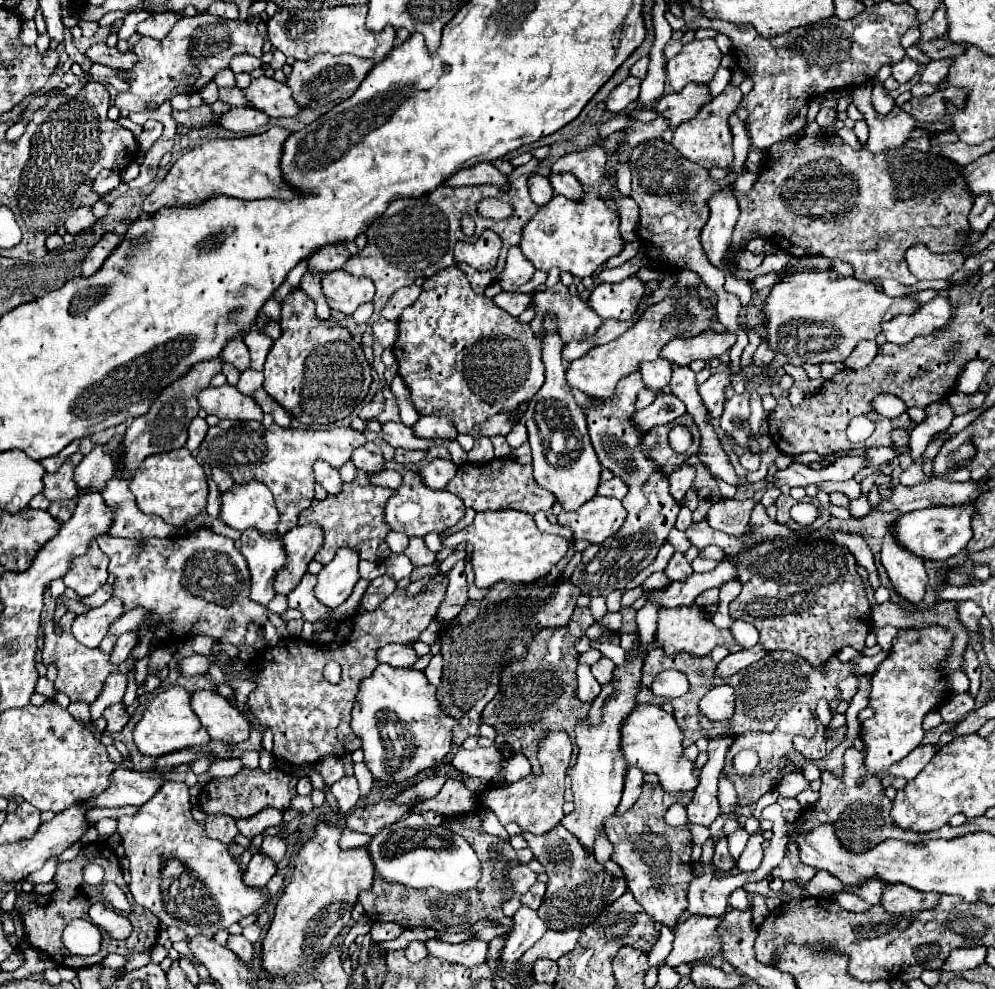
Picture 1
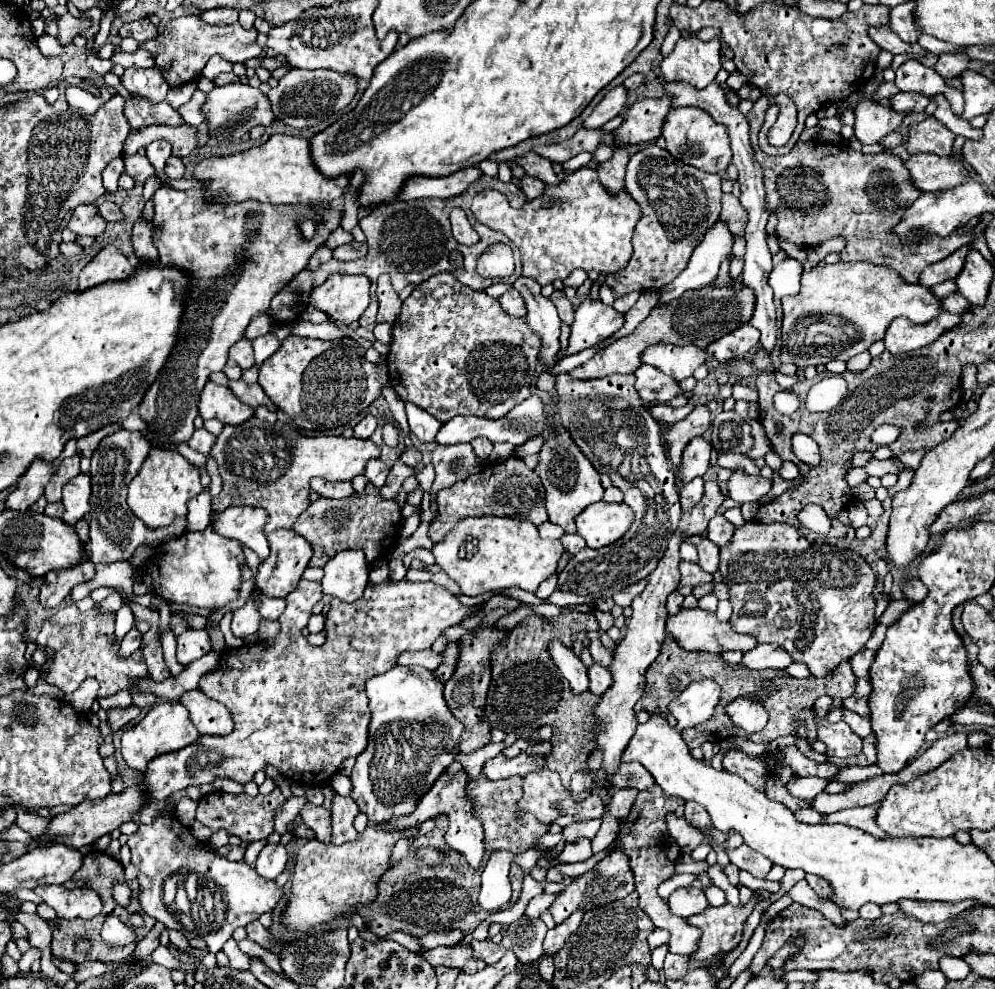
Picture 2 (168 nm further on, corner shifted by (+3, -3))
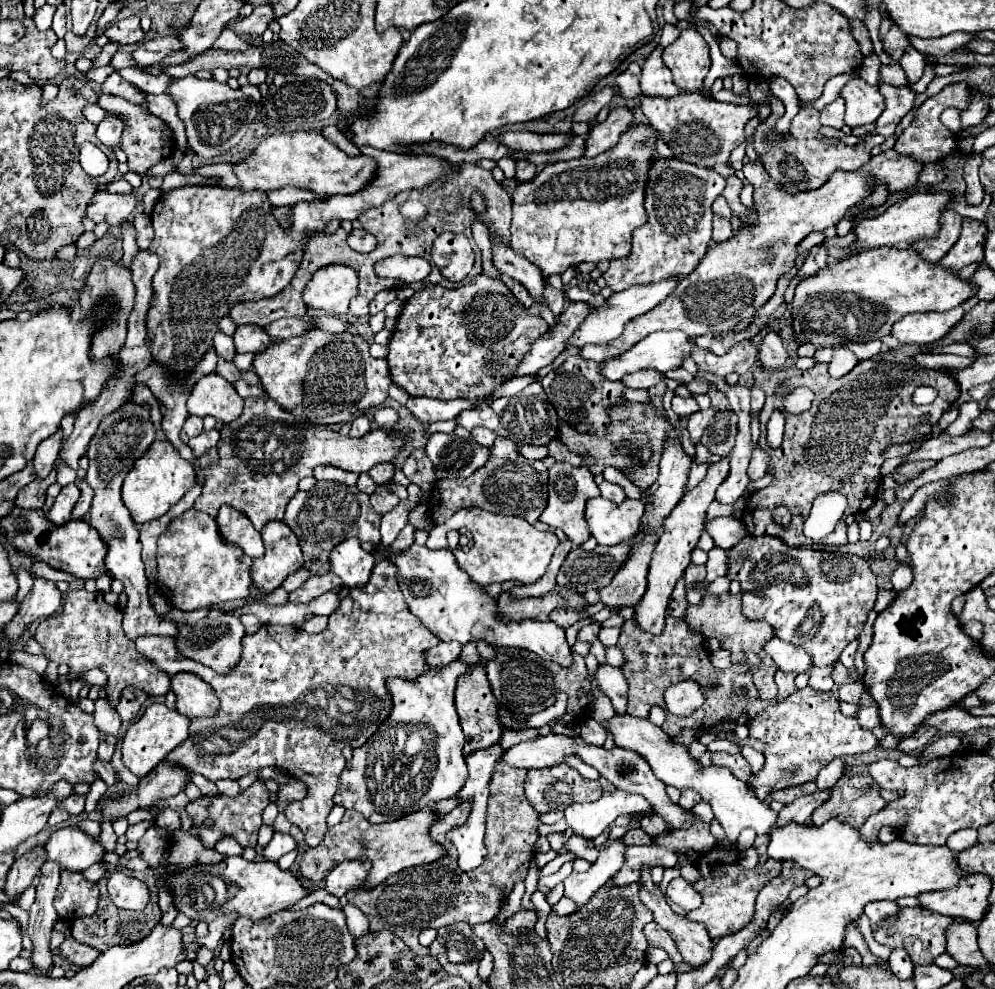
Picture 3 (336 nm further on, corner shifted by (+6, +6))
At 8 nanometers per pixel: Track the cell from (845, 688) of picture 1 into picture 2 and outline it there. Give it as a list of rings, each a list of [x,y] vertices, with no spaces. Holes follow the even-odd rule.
[[[843,708],[843,720],[845,720],[845,722],[851,726],[851,730],[853,730],[857,736],[861,736],[861,738],[873,734],[873,730],[871,730],[871,720],[869,720],[867,716],[859,716],[859,714],[849,712],[849,710]]]

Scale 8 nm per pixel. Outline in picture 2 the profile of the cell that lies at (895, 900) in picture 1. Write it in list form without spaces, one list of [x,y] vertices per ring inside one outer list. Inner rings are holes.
[[[903,900],[899,902],[901,912],[905,912],[907,916],[913,916],[921,922],[943,922],[951,916],[957,916],[959,912],[977,906],[979,902],[971,902],[971,900],[963,900],[963,902],[919,902],[919,900]]]

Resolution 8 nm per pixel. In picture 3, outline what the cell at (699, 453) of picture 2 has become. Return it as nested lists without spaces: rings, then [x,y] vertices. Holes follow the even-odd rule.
[[[708,409],[708,411],[698,411],[698,413],[692,413],[690,415],[690,421],[688,421],[688,433],[690,433],[690,441],[692,445],[700,443],[700,437],[708,425],[708,421],[712,419],[716,411],[714,409]]]

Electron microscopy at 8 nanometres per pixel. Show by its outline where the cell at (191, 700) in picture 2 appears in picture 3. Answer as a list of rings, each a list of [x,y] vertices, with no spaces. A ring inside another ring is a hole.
[[[192,673],[172,677],[172,691],[176,693],[176,709],[188,719],[214,717],[218,713],[218,697],[212,687]]]

